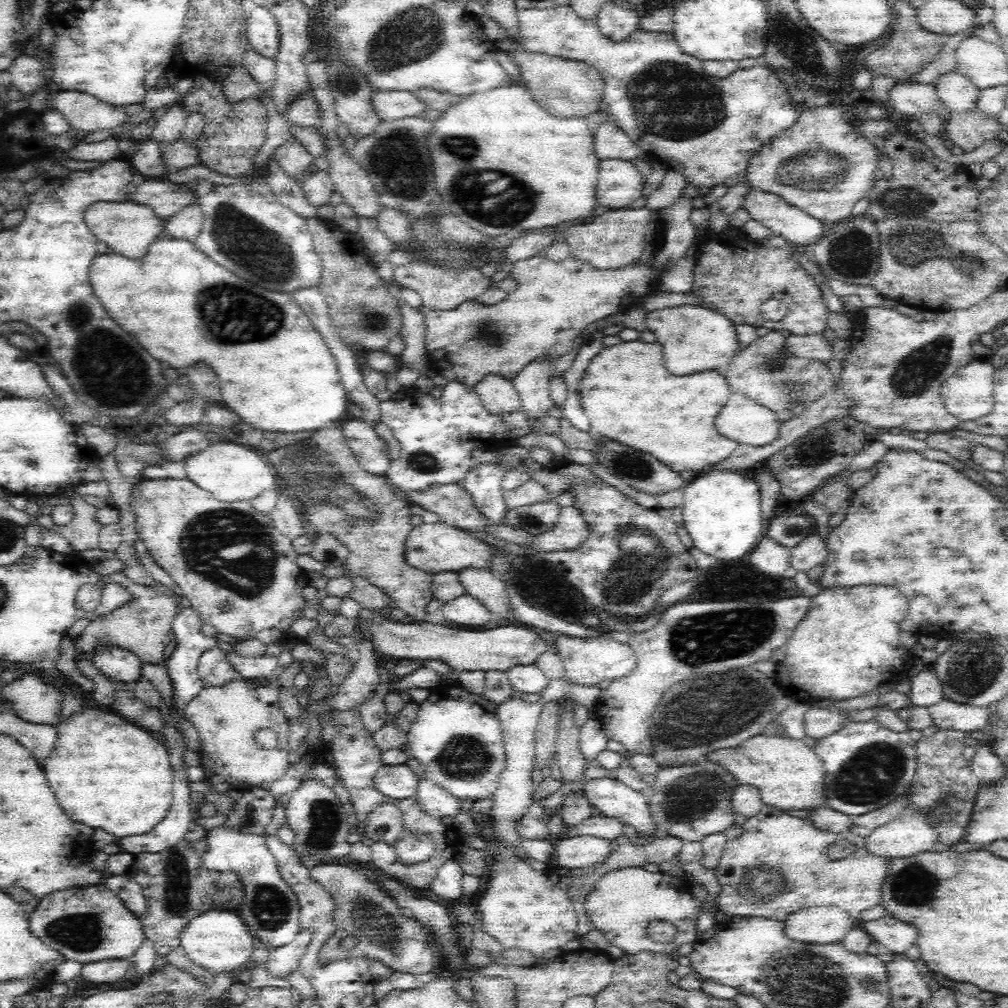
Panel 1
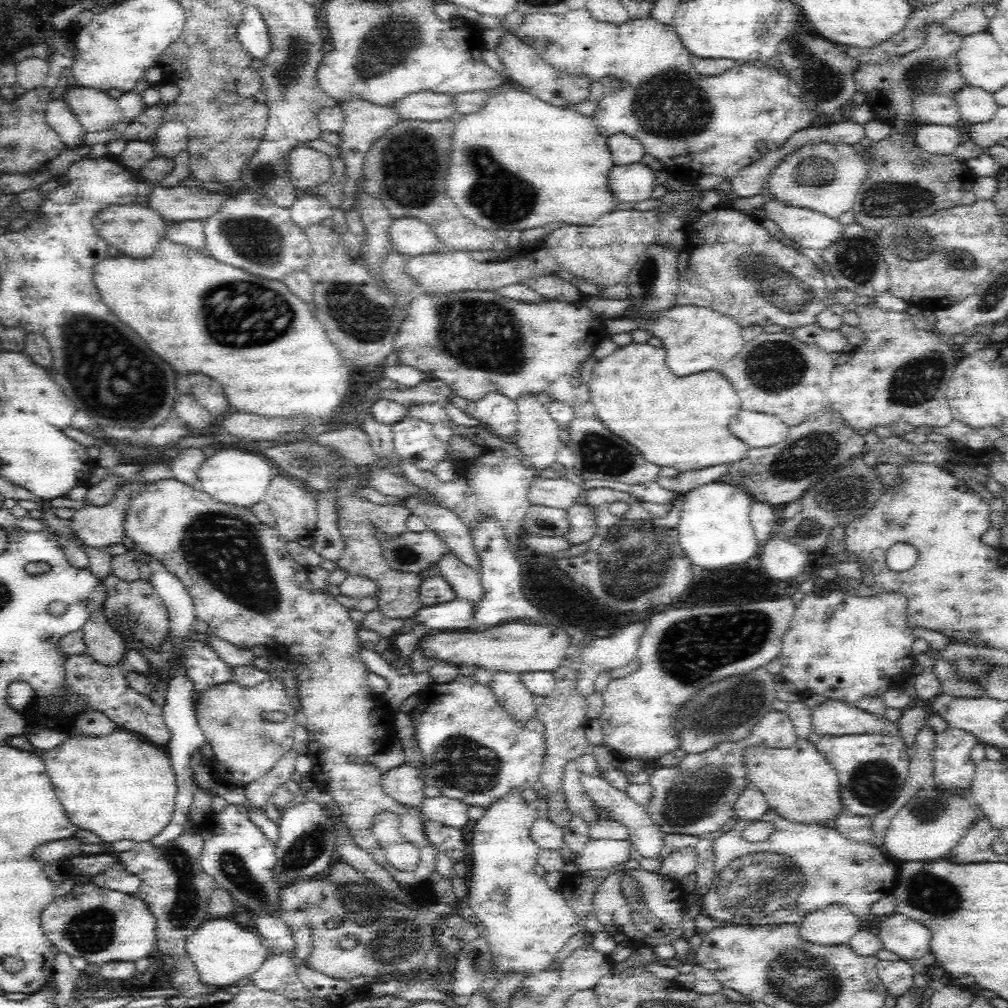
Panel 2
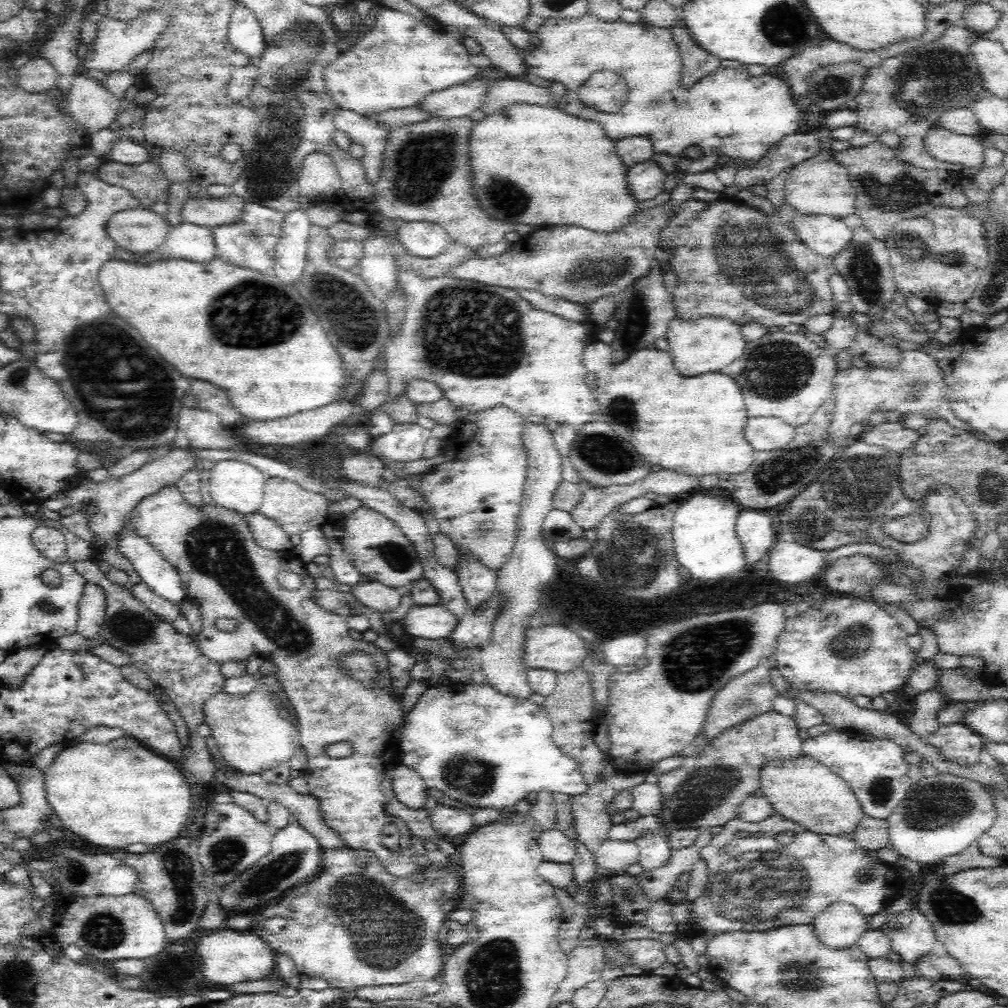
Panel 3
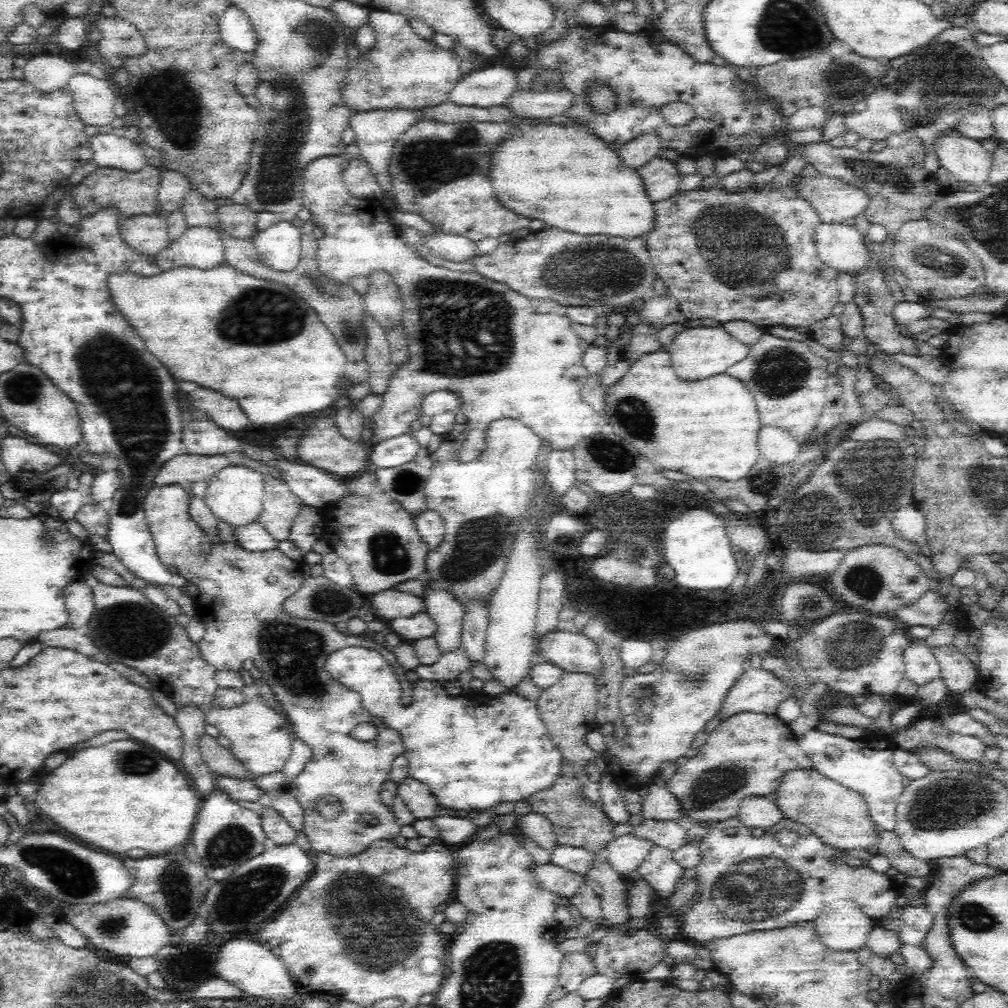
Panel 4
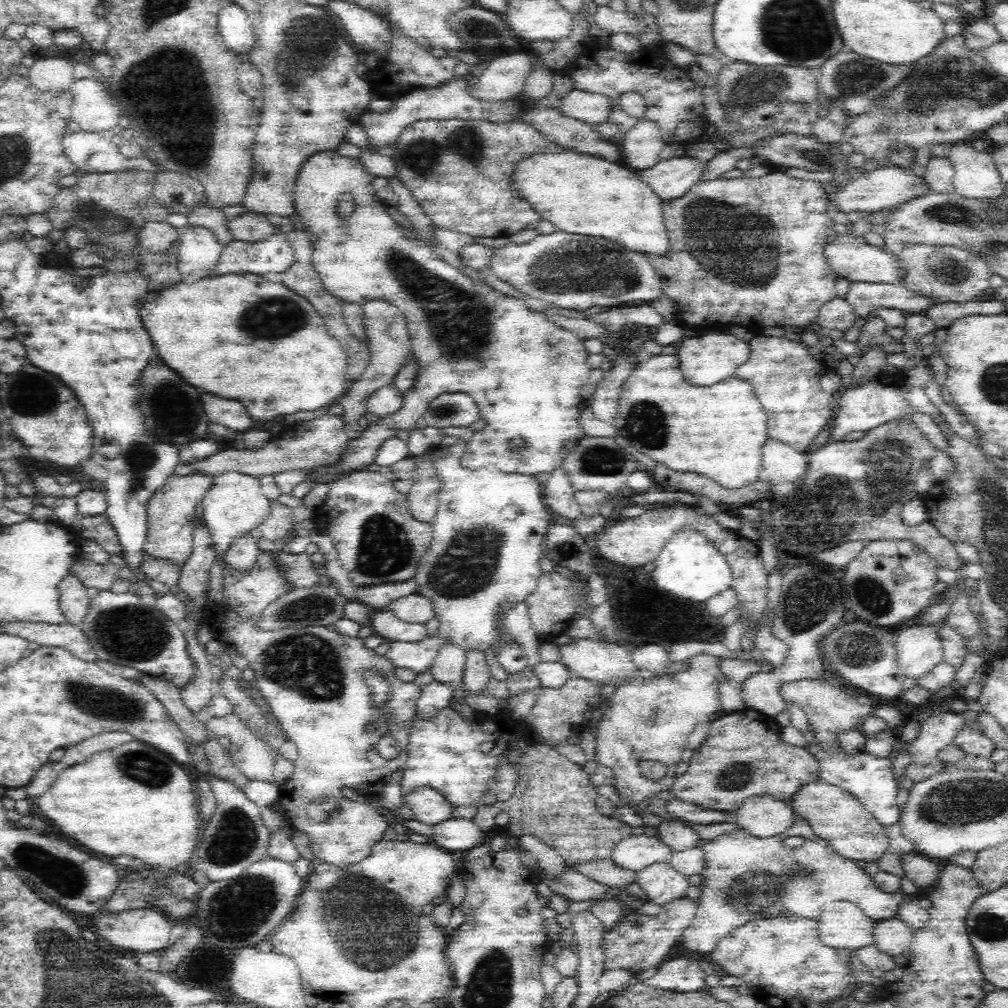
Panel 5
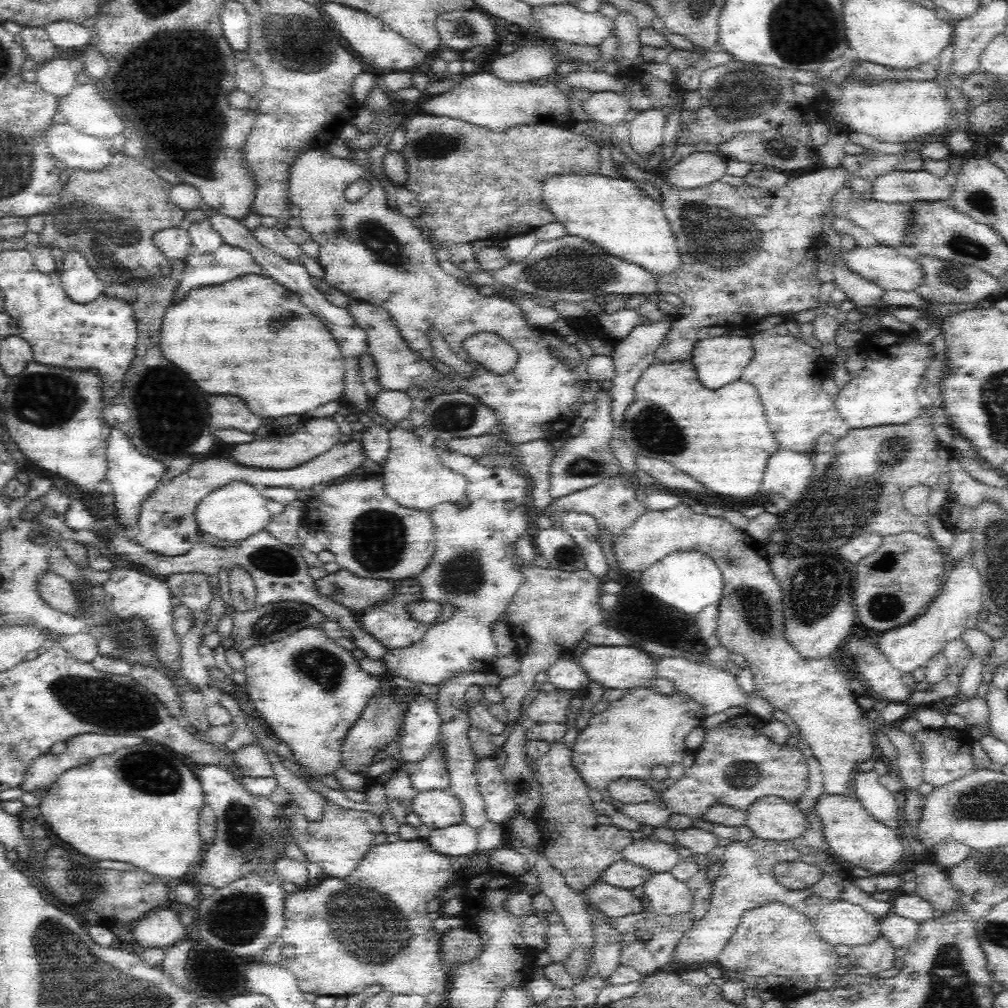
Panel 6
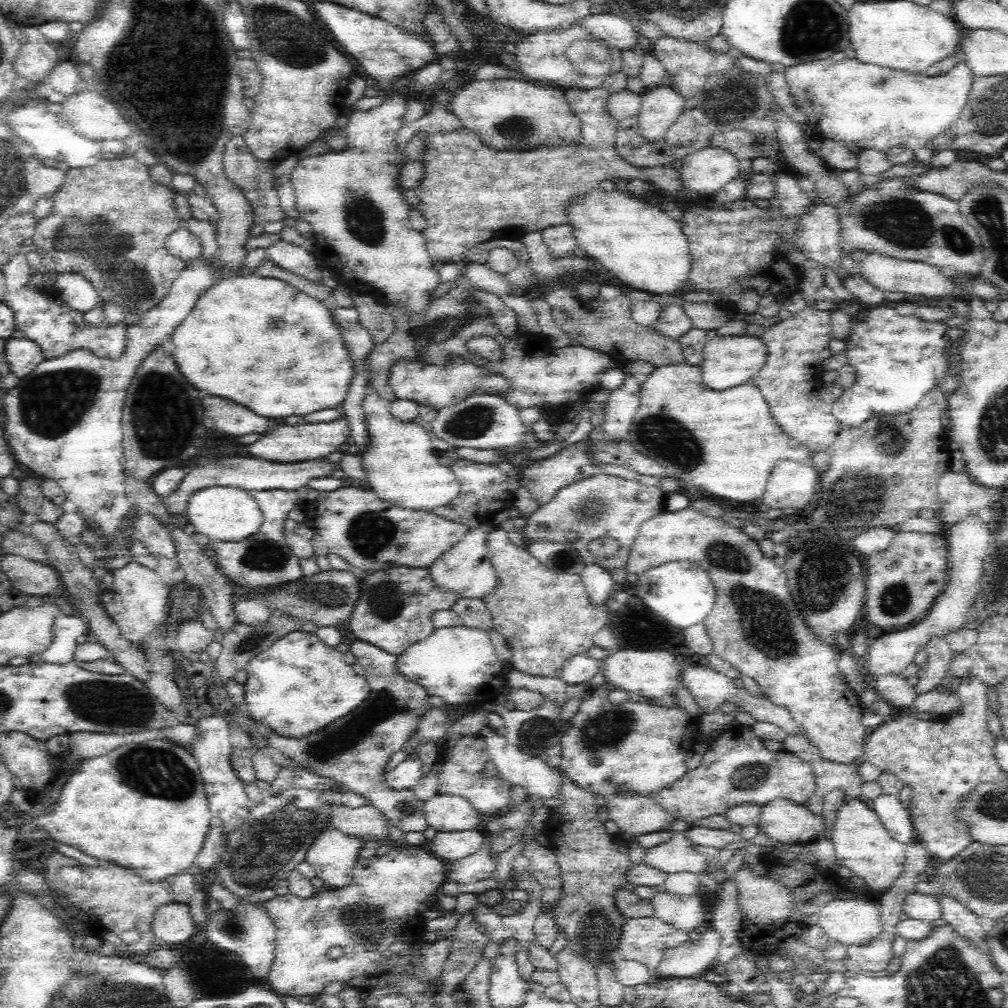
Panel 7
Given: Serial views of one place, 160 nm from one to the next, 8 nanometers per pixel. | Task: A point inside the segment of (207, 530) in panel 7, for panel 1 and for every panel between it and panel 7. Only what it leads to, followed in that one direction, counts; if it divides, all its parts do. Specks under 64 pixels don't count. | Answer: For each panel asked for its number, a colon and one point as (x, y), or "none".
1: (229, 472)
2: (235, 477)
3: (237, 487)
4: (235, 495)
5: (234, 506)
6: (233, 513)

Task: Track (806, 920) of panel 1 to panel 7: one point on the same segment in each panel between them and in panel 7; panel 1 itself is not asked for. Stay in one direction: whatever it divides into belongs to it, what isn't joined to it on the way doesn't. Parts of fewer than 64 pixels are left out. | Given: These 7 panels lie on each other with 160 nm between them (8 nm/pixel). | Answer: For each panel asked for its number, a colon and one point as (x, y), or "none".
2: (835, 925)
3: (840, 926)
4: (842, 931)
5: (842, 925)
6: (840, 923)
7: (848, 922)

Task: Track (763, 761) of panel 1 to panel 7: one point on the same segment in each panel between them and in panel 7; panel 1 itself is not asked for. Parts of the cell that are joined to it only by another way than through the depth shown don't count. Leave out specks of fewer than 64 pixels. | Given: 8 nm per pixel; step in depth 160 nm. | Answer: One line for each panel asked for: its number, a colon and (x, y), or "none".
2: (798, 783)
3: (801, 790)
4: (839, 817)
5: (837, 817)
6: (856, 839)
7: (862, 844)

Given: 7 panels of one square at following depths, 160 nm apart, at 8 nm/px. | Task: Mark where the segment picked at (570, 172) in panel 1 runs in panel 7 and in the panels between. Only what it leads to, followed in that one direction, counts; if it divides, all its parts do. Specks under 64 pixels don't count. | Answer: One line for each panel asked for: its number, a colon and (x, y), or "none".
2: (519, 162)
3: (537, 165)
4: (596, 194)
5: (578, 193)
6: (616, 215)
7: (639, 244)

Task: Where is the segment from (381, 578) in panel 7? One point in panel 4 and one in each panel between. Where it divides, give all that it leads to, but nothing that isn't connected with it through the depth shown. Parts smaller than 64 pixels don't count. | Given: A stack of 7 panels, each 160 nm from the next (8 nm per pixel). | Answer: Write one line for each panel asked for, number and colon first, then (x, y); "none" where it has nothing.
4: (420, 625)
5: (384, 623)
6: (390, 622)

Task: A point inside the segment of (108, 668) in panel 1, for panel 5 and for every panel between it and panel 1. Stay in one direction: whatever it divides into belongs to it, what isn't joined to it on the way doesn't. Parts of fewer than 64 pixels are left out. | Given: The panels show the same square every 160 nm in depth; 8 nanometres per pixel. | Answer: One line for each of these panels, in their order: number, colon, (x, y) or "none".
2: (103, 643)
3: (88, 619)
4: (78, 597)
5: (73, 601)

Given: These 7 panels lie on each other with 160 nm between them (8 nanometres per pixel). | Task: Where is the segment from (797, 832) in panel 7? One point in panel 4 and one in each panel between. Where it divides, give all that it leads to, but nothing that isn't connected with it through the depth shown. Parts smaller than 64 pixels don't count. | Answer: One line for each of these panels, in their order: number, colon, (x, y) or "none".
4: (756, 812)
5: (761, 816)
6: (772, 818)

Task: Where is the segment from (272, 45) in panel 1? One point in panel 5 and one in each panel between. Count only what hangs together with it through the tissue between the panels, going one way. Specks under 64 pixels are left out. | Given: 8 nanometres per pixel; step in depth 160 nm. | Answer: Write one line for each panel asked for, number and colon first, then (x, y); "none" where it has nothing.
2: (251, 32)
3: (244, 33)
4: (235, 30)
5: (235, 25)

